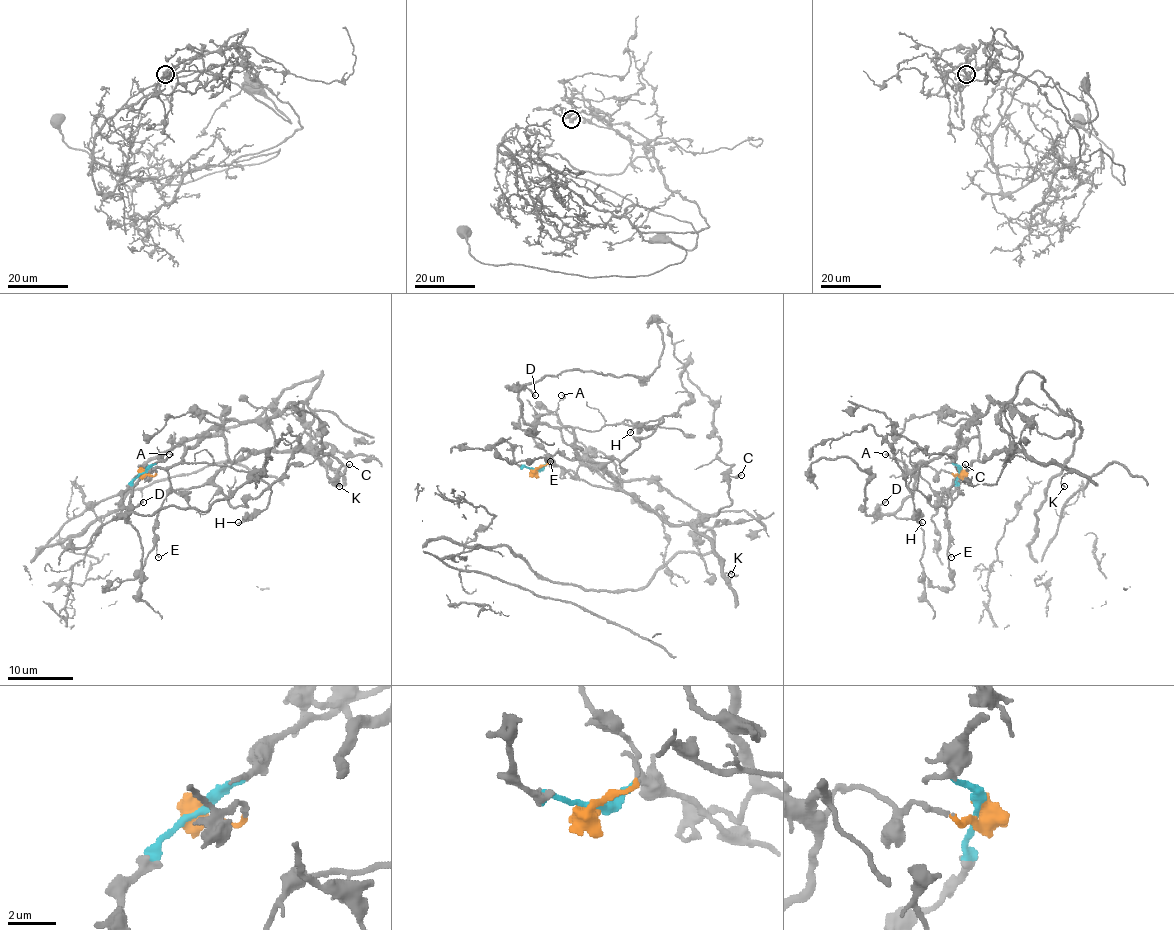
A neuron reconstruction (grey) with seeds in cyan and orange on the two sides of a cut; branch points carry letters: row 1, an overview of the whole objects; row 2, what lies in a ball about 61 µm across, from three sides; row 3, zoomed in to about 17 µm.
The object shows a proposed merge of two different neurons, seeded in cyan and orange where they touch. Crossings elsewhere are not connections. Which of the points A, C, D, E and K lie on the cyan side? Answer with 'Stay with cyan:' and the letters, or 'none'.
Stay with cyan: E, K

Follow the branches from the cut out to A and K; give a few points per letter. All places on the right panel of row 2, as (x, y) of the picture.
A: (960, 472), (937, 472), (925, 465), (912, 472), (904, 467), (904, 462), (884, 453)
K: (958, 472), (955, 452), (978, 435), (980, 460), (1024, 452), (1036, 462), (1059, 463), (1067, 472), (1064, 486)

